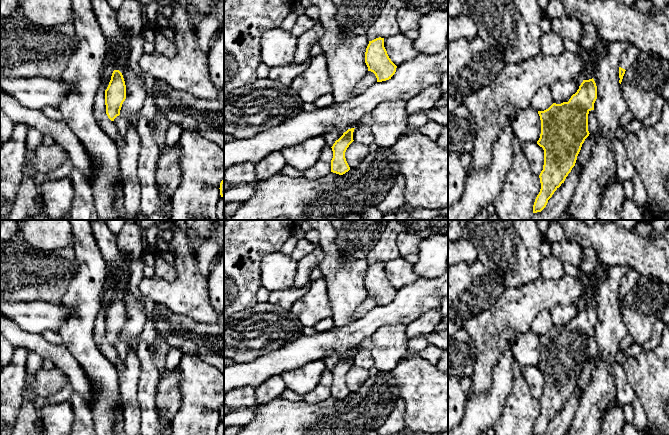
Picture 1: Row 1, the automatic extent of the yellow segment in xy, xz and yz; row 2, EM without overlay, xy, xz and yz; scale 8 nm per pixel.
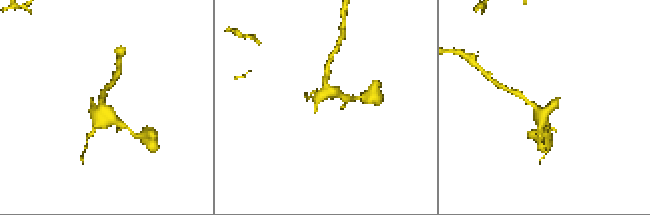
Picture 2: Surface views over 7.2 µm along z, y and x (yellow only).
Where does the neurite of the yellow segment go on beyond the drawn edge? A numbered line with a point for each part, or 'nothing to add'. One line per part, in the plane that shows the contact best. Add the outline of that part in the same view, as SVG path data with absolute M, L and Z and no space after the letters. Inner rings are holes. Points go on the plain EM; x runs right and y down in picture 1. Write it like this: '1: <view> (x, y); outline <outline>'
1: yz (630, 279); outline M634 268L630 269L622 278L619 286L619 291L627 294L640 279L640 272Z

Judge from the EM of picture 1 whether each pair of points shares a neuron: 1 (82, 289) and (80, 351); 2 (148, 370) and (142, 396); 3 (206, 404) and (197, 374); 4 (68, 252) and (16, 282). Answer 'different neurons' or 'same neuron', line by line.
1: same neuron
2: same neuron
3: same neuron
4: same neuron

